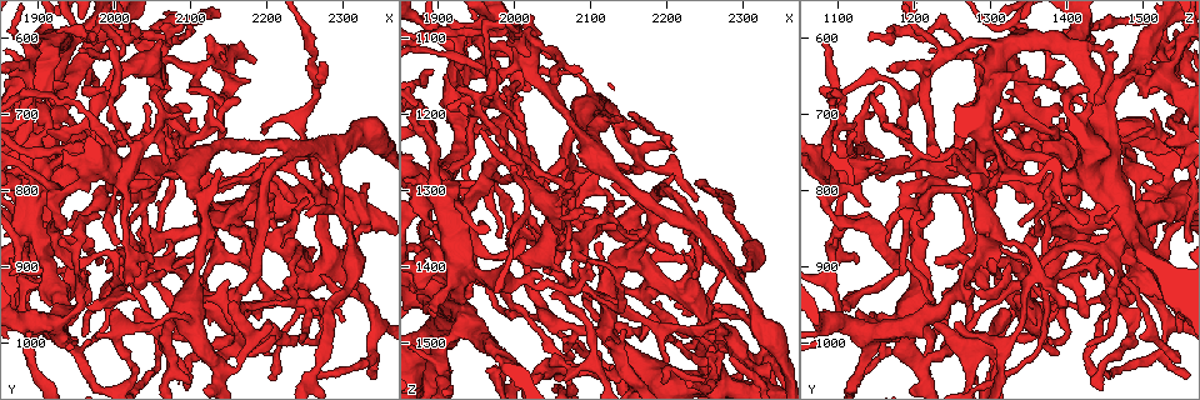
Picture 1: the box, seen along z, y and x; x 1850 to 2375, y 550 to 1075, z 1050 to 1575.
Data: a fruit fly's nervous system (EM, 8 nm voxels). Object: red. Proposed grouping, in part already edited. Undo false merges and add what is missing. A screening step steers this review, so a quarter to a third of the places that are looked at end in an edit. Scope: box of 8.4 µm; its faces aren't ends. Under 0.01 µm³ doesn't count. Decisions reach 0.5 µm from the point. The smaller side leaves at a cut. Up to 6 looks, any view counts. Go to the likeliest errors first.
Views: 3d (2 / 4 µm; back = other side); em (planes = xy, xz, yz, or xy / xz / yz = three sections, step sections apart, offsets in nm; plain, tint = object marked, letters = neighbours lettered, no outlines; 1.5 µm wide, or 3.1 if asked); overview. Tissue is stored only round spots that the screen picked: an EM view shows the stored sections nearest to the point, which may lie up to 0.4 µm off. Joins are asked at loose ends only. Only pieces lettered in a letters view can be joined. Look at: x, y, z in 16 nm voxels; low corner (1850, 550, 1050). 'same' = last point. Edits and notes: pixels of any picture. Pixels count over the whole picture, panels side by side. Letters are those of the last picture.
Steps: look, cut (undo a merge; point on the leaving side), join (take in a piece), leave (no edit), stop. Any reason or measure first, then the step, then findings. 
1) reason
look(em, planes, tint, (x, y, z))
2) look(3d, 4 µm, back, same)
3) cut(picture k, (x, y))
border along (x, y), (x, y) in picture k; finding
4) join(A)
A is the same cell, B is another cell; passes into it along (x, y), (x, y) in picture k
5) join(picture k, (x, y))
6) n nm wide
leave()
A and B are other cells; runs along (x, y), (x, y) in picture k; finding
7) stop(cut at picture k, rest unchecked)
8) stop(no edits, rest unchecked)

closes a loop
look(3d, 4 µm, back, (2170, 880, 1425))

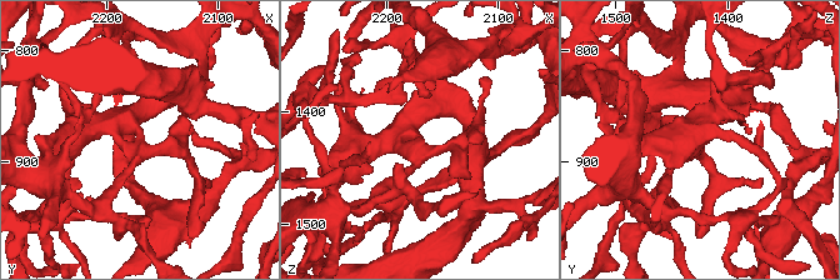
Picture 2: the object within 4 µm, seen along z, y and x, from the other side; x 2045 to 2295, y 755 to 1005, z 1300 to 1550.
3 arms
look(em, xz, step 8, tint, (2168, 880, 1428))

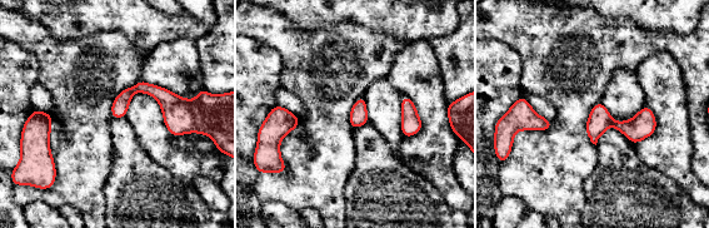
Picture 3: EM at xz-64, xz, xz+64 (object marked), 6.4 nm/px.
look(em, planes, letters, same)

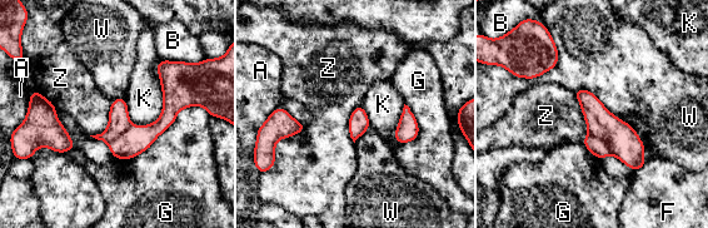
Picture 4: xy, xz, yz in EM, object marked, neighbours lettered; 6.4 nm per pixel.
130 nm wide
leave()
A, B, F, G, K, W and Z are other cells; border along (573, 90), (588, 132), (582, 142) in picture 4; one cell here

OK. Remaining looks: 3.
branch stops here
look(em, planes, letters, (2015, 665, 1215))

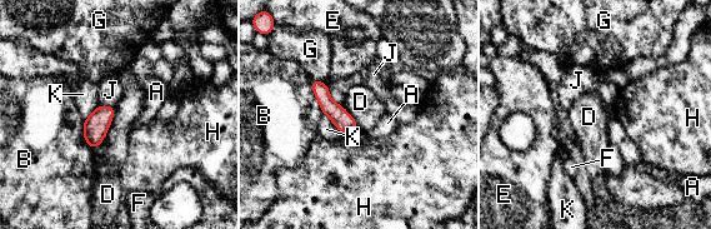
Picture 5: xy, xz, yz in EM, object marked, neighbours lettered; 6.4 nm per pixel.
leave()
A, B, D, E, F, G, H, J and K are other cells; no lettered piece goes on from it

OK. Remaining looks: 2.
touches itself
look(3d, 2 µm, (1925, 805, 1085))

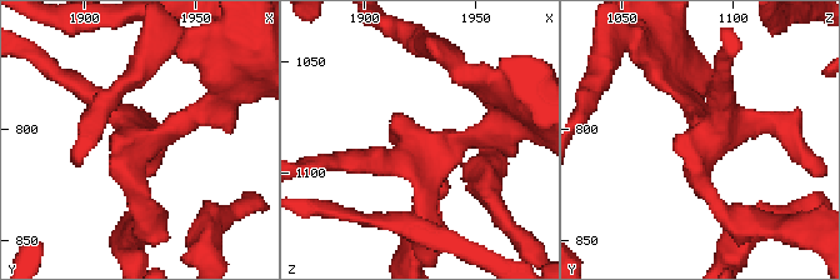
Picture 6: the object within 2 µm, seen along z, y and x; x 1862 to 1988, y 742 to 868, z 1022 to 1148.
look(em, planes, letters, (1925, 805, 1087))

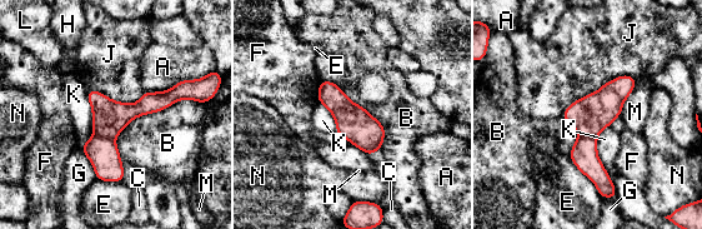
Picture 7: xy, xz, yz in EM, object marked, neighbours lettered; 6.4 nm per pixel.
220 nm wide
leave()
A, B, C, E, F, G, H, J, K, L, M and N are other cells; all the same cell

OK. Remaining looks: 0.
stop(no edits, rest unchecked)

